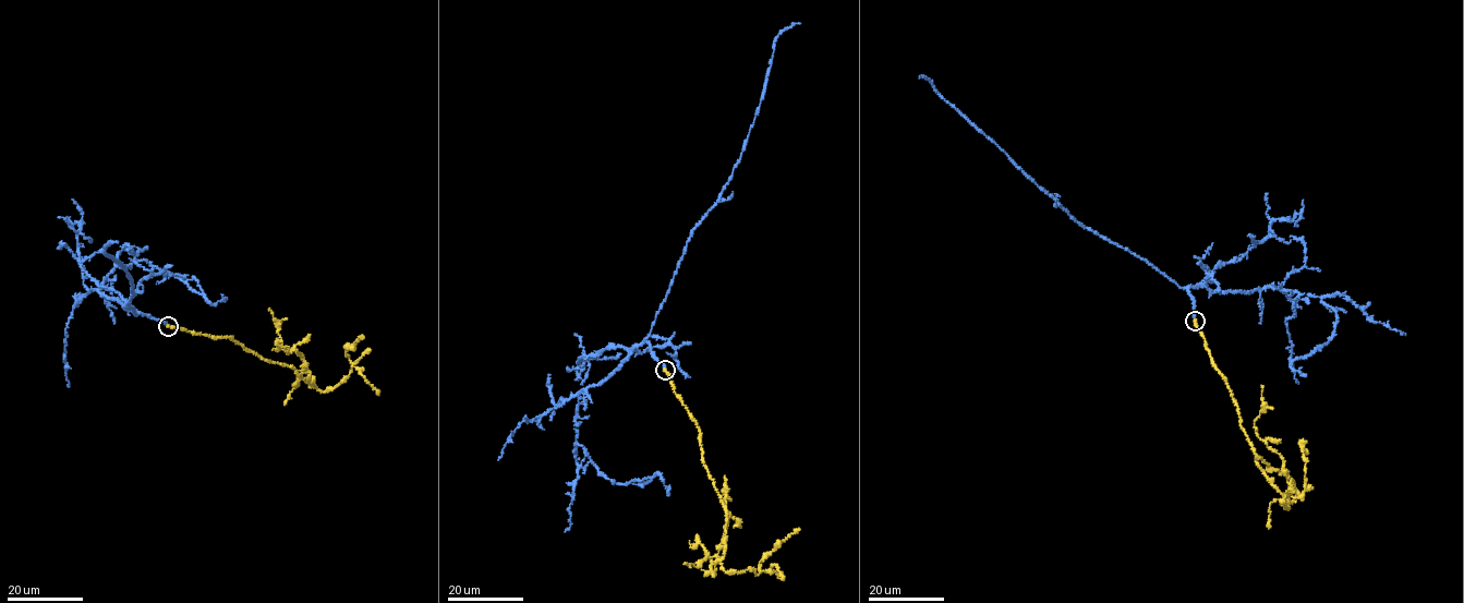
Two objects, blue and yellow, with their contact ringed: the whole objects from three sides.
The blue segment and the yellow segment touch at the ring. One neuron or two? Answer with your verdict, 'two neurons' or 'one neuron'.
two neurons

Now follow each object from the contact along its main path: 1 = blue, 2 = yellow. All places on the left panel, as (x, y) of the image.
1: (168, 325), (124, 306), (133, 293), (131, 280), (122, 265), (105, 253), (106, 245), (118, 242)
2: (168, 326), (225, 336), (270, 361), (294, 369), (314, 385), (303, 356), (285, 350), (269, 309)

